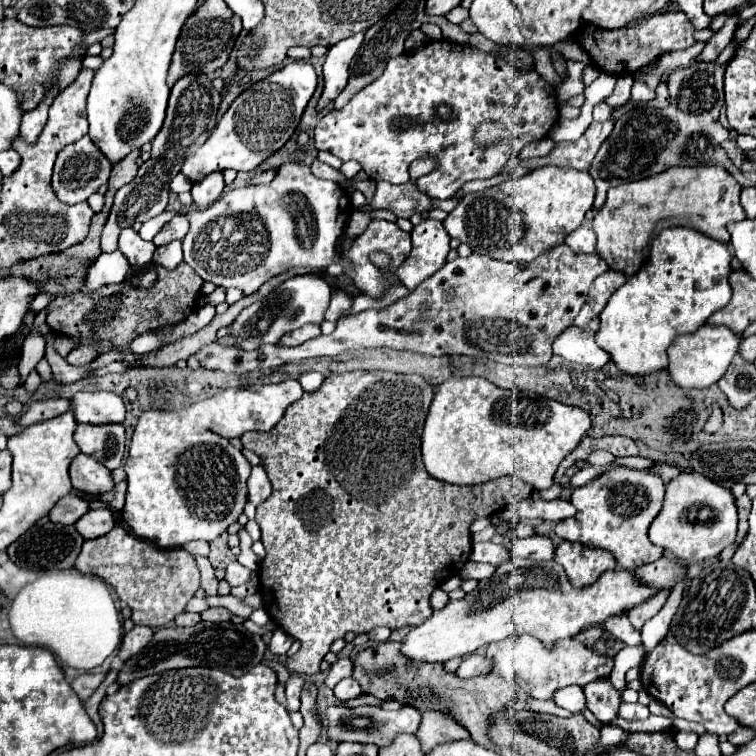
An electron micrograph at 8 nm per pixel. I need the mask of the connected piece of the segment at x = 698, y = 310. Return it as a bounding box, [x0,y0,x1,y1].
[596,228,730,376]

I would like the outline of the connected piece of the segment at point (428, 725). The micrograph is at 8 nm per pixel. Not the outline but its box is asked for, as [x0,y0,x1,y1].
[416,710,470,754]

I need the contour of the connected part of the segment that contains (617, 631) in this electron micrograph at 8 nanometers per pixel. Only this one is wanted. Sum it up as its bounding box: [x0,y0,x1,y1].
[604,614,642,646]

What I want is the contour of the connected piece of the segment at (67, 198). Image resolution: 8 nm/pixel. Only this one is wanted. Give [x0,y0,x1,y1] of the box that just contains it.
[52,136,110,204]

